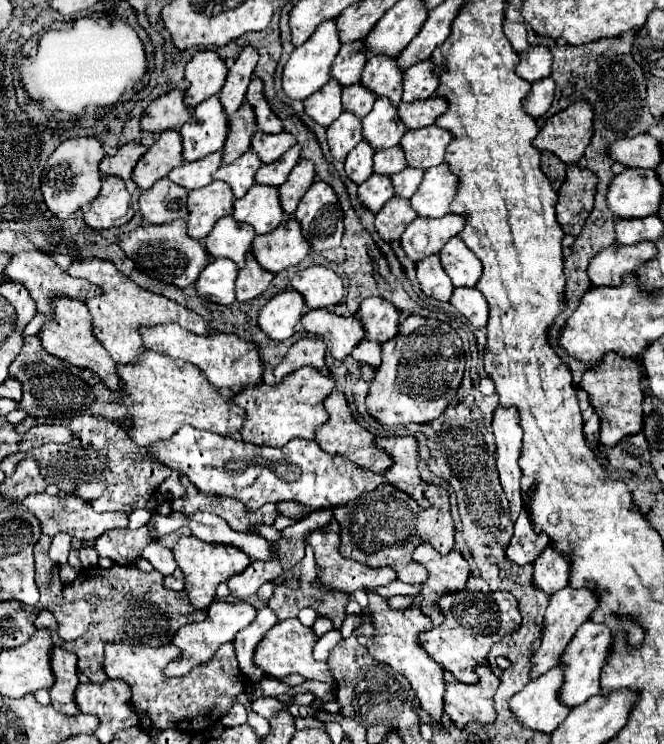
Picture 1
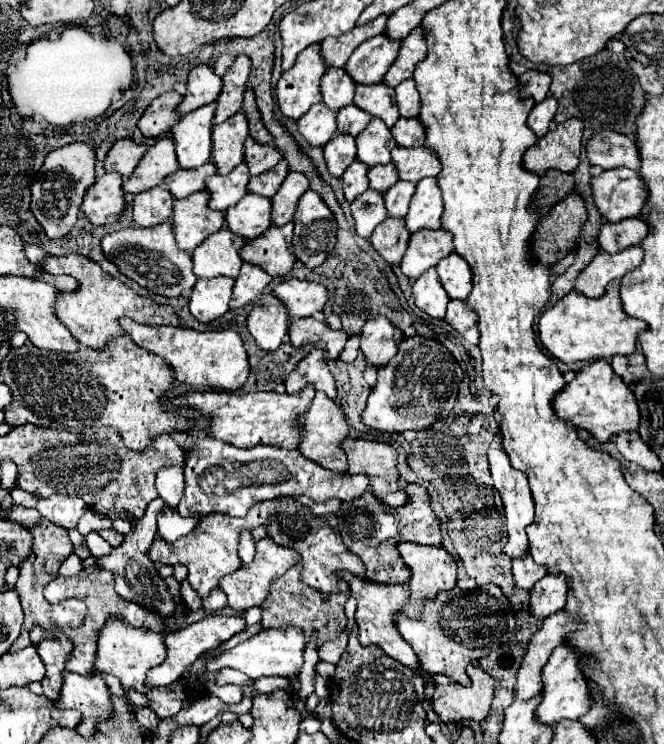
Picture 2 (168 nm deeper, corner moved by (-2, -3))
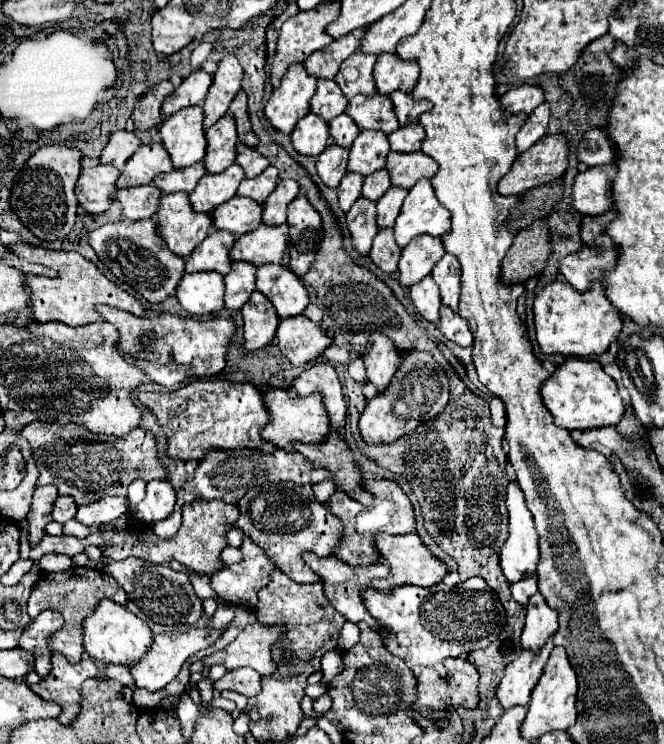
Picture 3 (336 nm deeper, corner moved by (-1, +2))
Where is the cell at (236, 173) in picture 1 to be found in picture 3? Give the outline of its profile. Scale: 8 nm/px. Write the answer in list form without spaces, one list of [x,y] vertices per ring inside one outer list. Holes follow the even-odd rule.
[[[237,163],[225,169],[223,173],[203,175],[195,191],[191,193],[193,209],[201,213],[211,213],[217,205],[229,201],[237,193],[237,187],[243,179],[245,179],[245,171]]]

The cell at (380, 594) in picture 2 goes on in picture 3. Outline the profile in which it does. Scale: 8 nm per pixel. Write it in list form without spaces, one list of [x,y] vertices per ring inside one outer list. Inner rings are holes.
[[[303,553],[303,557],[305,557],[305,563],[307,563],[317,575],[323,577],[325,593],[327,593],[331,605],[333,605],[347,621],[351,621],[351,623],[355,623],[355,625],[367,623],[367,625],[373,627],[377,633],[381,633],[381,637],[389,637],[389,631],[387,631],[383,625],[379,625],[377,621],[373,621],[373,617],[369,615],[369,611],[367,611],[365,605],[363,605],[363,597],[361,597],[361,591],[363,591],[365,587],[369,587],[373,579],[383,579],[383,577],[389,575],[389,567],[387,567],[387,565],[381,563],[381,565],[371,565],[371,567],[365,567],[365,569],[359,569],[359,567],[353,569],[353,567],[345,565],[345,563],[343,563],[341,559],[337,559],[337,557],[317,557],[317,555],[313,555],[313,553]]]

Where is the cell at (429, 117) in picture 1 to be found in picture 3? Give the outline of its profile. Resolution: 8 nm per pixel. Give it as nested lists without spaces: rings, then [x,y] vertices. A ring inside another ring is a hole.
[[[417,123],[403,125],[397,131],[393,131],[391,135],[387,135],[391,151],[407,151],[407,153],[419,151],[423,137],[425,137],[425,133],[423,133],[421,125],[417,125]]]

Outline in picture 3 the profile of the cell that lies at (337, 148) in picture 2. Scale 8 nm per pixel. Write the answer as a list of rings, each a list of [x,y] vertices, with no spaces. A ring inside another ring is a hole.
[[[327,145],[325,153],[317,155],[317,173],[323,179],[325,185],[337,187],[343,175],[347,173],[347,161],[349,161],[349,149],[341,145]]]

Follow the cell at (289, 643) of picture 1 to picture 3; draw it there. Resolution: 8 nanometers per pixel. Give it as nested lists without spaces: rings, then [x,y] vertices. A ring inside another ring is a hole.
[[[263,623],[247,625],[243,633],[237,635],[235,641],[231,641],[223,651],[205,657],[203,663],[207,667],[223,665],[227,669],[251,667],[259,675],[271,675],[277,669],[271,651],[283,633],[285,625],[263,625]]]

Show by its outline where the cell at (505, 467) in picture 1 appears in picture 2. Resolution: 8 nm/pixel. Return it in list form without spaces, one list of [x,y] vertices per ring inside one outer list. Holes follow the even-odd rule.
[[[496,440],[490,444],[488,448],[488,460],[490,460],[490,472],[494,478],[494,486],[502,496],[504,502],[504,510],[506,510],[506,524],[508,524],[508,542],[502,548],[504,554],[508,554],[512,560],[514,558],[522,558],[528,556],[528,538],[526,538],[526,526],[530,526],[530,522],[534,520],[534,502],[532,502],[532,494],[530,494],[530,486],[526,482],[526,474],[522,474],[520,470],[510,466],[510,460],[506,456],[506,452],[496,444]]]

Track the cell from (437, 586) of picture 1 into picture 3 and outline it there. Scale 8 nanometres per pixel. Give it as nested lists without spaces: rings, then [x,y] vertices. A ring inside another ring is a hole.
[[[381,533],[381,537],[377,537],[377,549],[381,549],[381,555],[387,559],[389,569],[391,569],[389,579],[373,581],[373,587],[383,593],[393,593],[393,589],[401,585],[433,587],[441,583],[447,573],[447,565],[429,551],[429,547],[421,541],[417,533],[409,533],[409,535],[383,535]]]

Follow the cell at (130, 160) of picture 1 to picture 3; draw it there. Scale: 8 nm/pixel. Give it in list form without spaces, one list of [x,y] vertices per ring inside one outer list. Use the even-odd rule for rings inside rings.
[[[115,131],[101,153],[101,163],[121,169],[127,159],[141,147],[141,141],[129,131]]]

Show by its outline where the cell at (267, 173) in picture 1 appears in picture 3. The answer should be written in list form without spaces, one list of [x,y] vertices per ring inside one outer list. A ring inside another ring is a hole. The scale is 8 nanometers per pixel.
[[[267,167],[261,175],[257,175],[253,179],[243,179],[241,185],[239,185],[237,195],[245,195],[245,197],[251,197],[251,199],[263,203],[269,197],[269,193],[275,189],[277,179],[279,179],[277,169]]]

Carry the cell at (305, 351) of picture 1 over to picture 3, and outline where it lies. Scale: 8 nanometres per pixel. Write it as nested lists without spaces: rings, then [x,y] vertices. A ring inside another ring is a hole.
[[[317,363],[317,365],[305,369],[293,381],[293,389],[301,397],[307,397],[313,391],[323,393],[325,409],[329,413],[331,425],[337,429],[339,425],[345,423],[347,405],[345,405],[345,399],[343,399],[343,391],[341,391],[337,373],[335,373],[335,369],[329,363]]]

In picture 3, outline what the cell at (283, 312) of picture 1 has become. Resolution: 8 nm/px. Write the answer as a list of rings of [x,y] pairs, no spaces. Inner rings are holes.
[[[253,291],[249,301],[243,305],[241,313],[243,313],[243,323],[245,323],[243,347],[247,351],[267,347],[275,339],[275,333],[279,327],[279,315],[273,303],[263,293]]]

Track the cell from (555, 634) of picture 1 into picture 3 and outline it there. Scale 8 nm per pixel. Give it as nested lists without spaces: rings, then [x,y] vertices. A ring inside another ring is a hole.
[[[553,637],[535,653],[525,649],[515,661],[511,661],[505,669],[505,675],[497,687],[497,697],[503,705],[503,709],[509,709],[511,705],[527,705],[533,687],[537,685],[543,667],[547,663],[549,651],[555,647]]]

